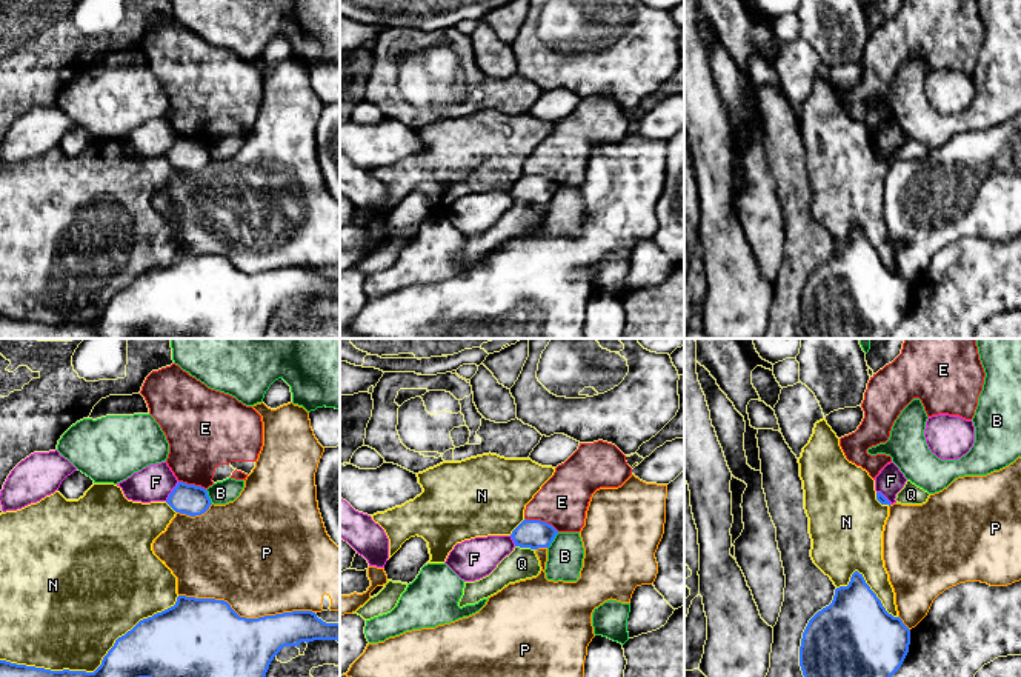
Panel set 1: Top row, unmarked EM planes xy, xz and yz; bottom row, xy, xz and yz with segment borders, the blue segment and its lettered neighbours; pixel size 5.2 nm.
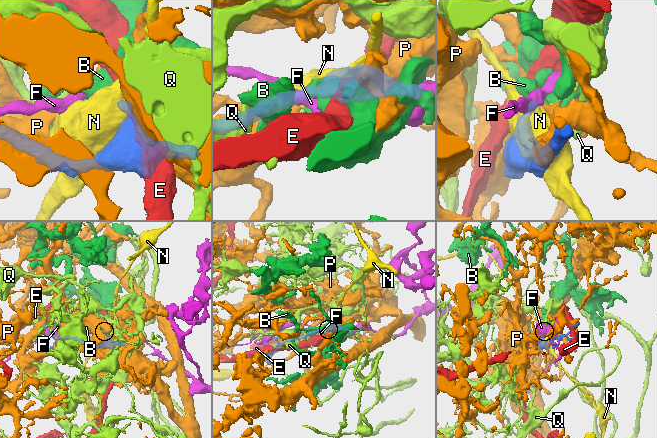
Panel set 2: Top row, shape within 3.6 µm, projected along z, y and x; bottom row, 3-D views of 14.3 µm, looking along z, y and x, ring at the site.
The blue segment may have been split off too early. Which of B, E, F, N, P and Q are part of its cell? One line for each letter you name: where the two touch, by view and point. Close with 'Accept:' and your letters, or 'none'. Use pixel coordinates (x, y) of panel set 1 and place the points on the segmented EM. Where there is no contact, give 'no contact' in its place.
Accept: none

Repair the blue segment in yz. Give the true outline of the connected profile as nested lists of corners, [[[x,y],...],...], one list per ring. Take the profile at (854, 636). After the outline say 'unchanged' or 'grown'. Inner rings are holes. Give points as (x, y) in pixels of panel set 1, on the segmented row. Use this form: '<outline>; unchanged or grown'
[[[855,571],[829,606],[807,623],[800,666],[804,677],[892,677],[903,665],[910,629],[886,611]]]; unchanged

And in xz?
[[[523,520],[510,534],[515,546],[520,548],[549,548],[558,531],[541,520]]]; unchanged

